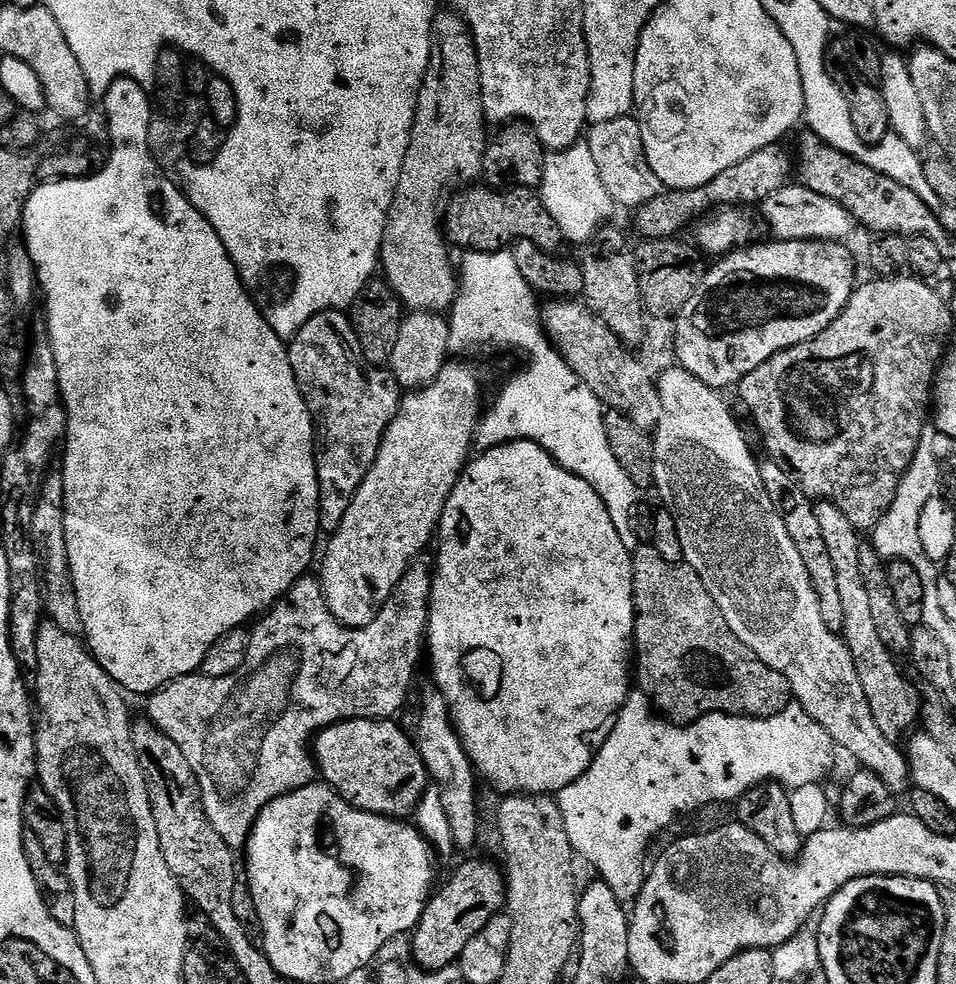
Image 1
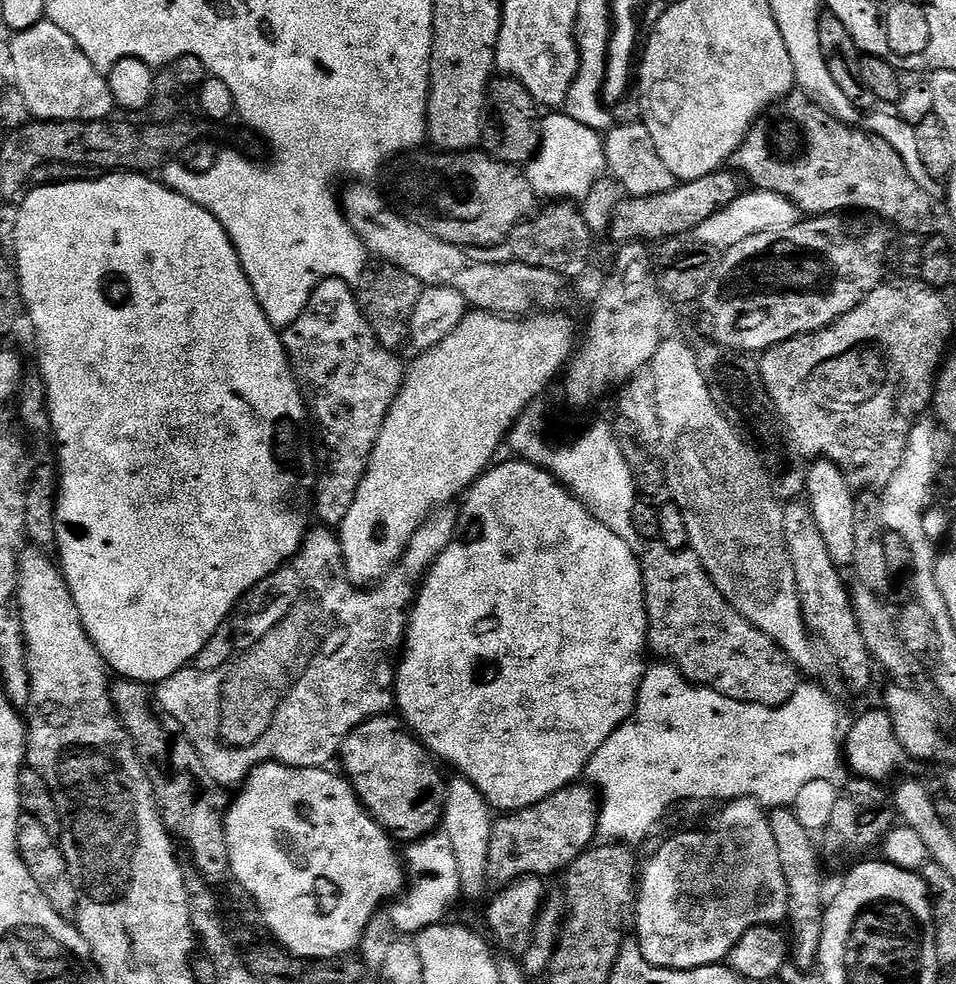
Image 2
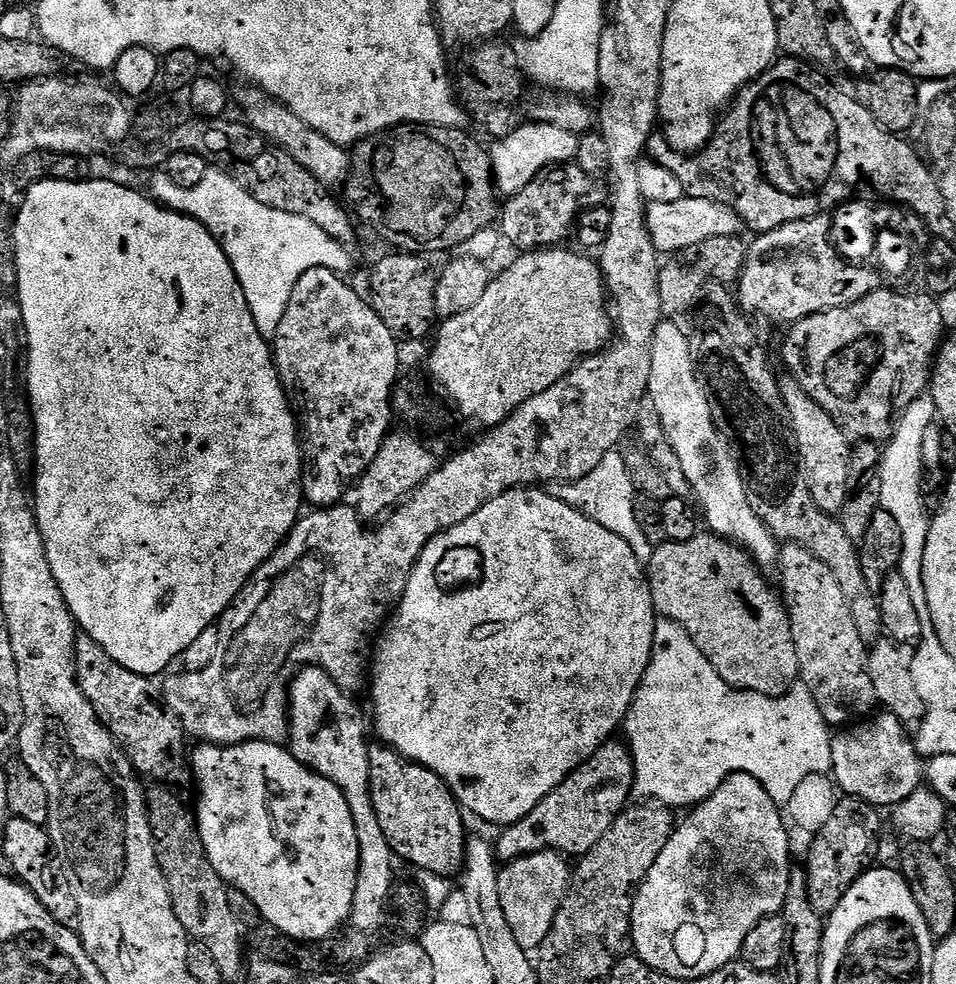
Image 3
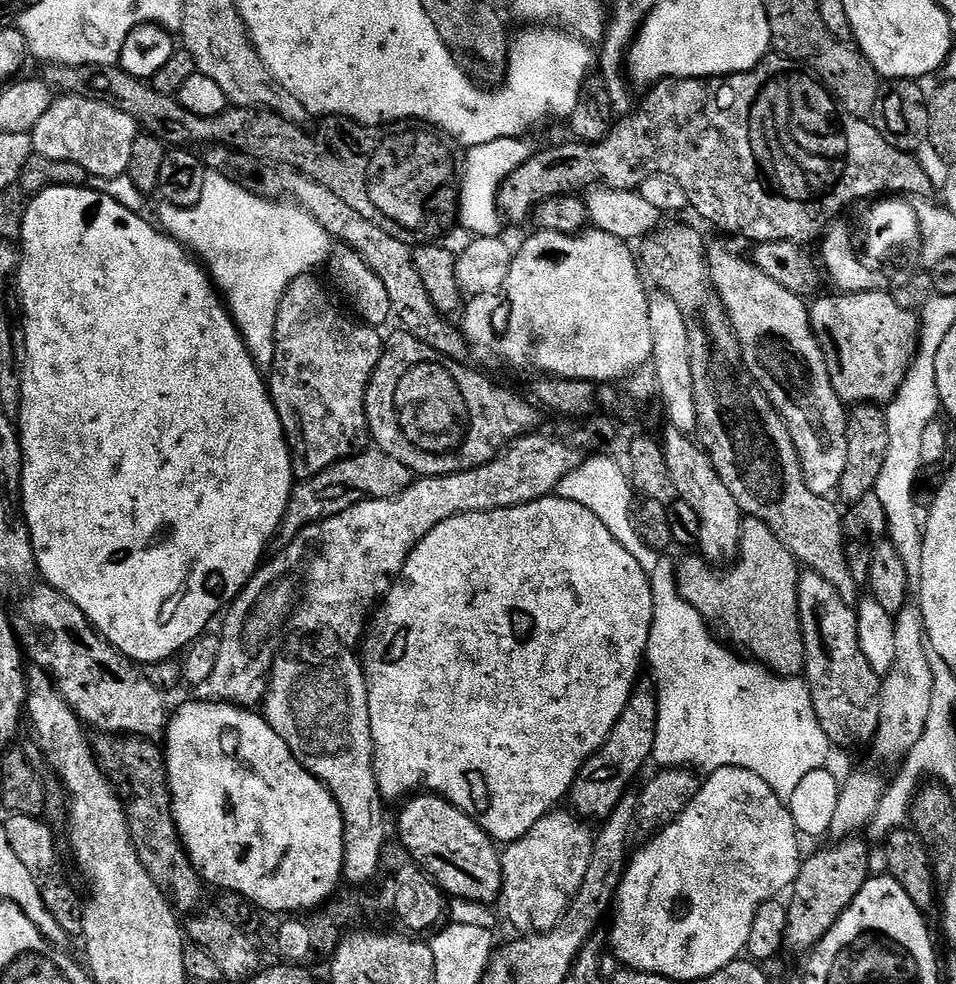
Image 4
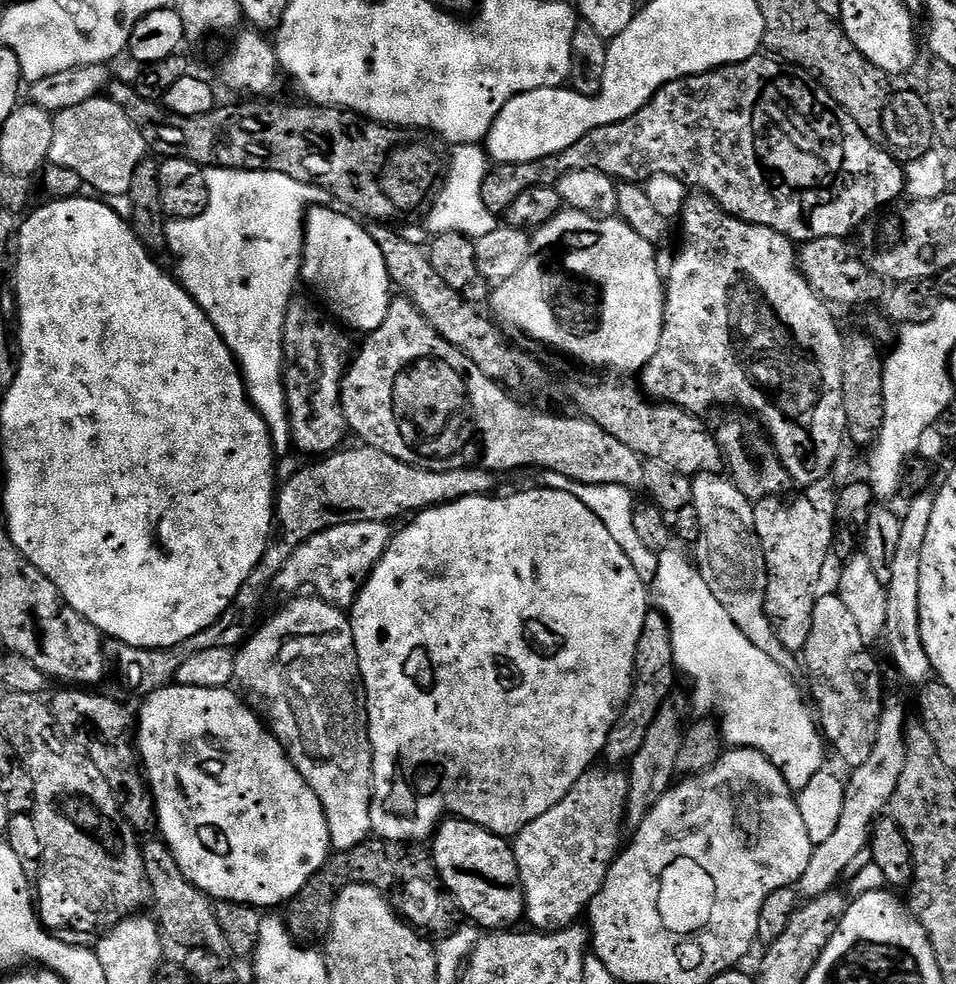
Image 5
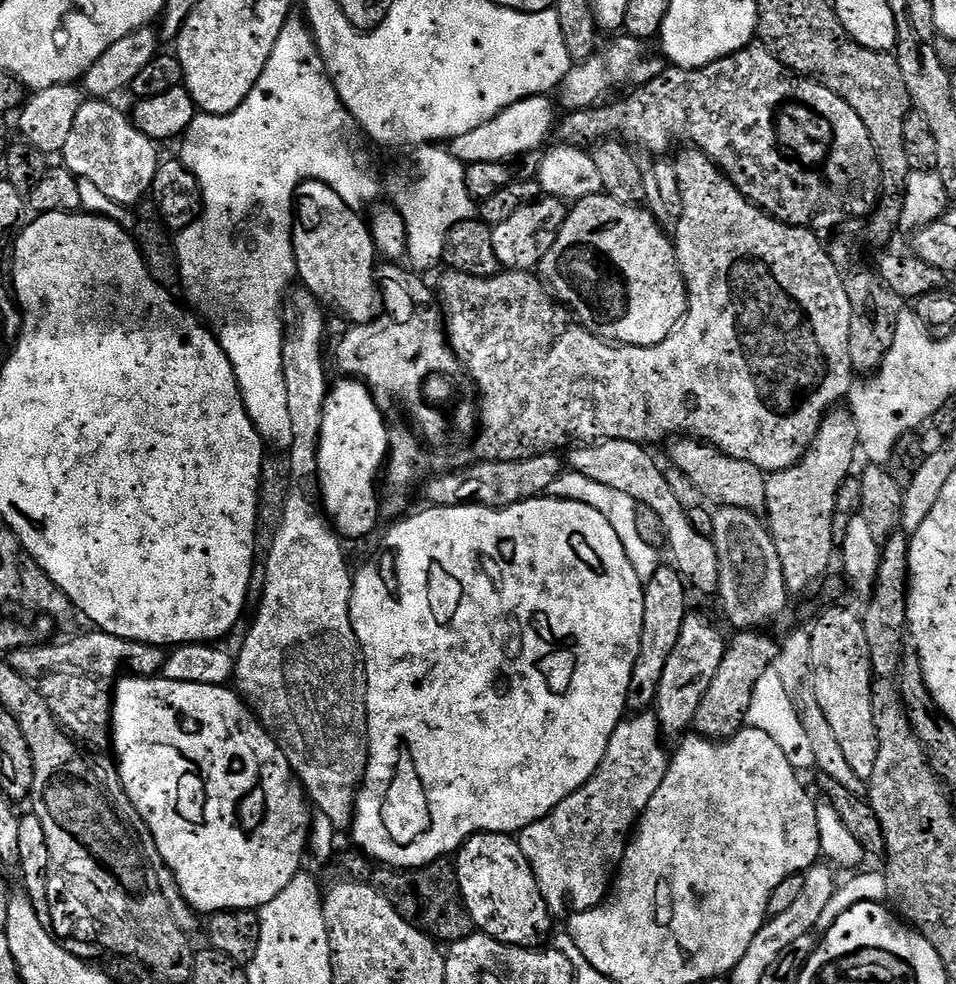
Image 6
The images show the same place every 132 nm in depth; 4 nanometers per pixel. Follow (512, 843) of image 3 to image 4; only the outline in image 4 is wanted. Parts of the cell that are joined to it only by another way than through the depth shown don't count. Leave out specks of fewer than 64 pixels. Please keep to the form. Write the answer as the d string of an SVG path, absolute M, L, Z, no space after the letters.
M651 687L633 688L626 702L626 710L622 710L622 714L618 714L618 722L614 722L614 730L610 730L606 742L576 775L570 793L571 811L588 822L607 820L618 802L622 802L624 795L633 787L632 779L643 770L644 763L652 760L654 734L657 730L658 702L655 691Z

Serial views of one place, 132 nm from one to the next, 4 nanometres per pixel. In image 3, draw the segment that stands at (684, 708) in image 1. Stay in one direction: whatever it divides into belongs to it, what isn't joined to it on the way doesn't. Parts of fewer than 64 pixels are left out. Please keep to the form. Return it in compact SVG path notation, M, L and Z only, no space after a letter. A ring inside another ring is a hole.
M704 530L686 542L674 542L670 540L662 544L657 544L652 549L652 557L646 561L646 571L648 574L650 594L652 595L652 601L654 602L657 613L665 620L678 622L678 626L682 626L686 630L686 634L690 634L694 646L698 646L698 650L702 650L702 654L708 659L710 666L714 666L714 670L718 670L718 674L730 687L741 692L757 692L763 696L784 696L792 689L793 684L800 680L798 650L794 650L794 634L790 630L790 618L788 617L788 610L784 606L781 593L773 585L772 589L760 577L762 575L761 569L757 567L752 557L747 552L737 548L731 540L725 540L722 536L717 536ZM736 564L740 564L740 580L736 580Z

